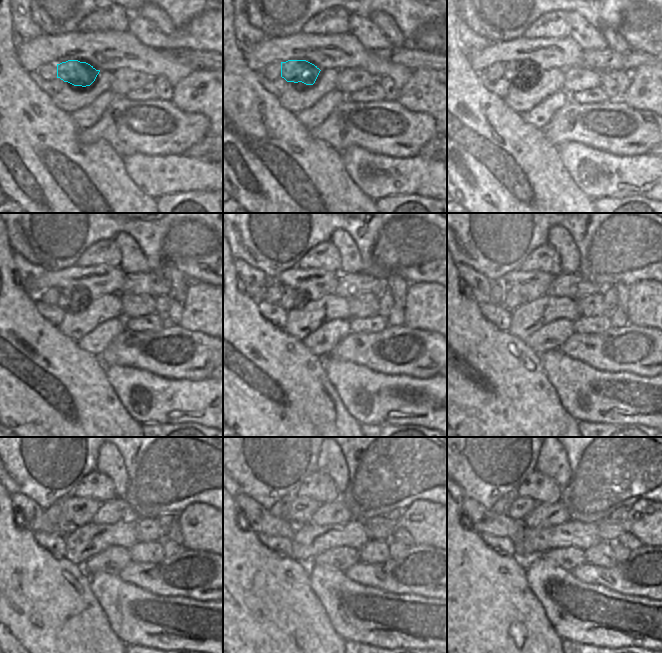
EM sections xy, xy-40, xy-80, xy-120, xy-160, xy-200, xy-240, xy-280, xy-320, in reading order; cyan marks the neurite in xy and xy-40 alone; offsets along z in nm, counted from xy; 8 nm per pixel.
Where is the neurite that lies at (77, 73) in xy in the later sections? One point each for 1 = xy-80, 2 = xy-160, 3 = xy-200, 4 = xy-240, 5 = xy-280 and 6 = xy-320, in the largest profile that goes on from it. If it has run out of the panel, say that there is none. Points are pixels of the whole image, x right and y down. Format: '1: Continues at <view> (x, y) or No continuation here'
1: Continues at xy-80 (519, 72)
2: Continues at xy-160 (290, 299)
3: Continues at xy-200 (511, 301)
4: Continues at xy-240 (63, 524)
5: Continues at xy-280 (285, 502)
6: Continues at xy-320 (505, 501)

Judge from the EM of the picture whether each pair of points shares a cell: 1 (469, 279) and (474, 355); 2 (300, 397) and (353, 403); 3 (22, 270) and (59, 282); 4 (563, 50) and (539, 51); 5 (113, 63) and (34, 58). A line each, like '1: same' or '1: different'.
1: different
2: different
3: different
4: same
5: same

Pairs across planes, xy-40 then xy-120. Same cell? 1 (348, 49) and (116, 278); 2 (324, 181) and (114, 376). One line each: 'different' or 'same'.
1: same
2: different

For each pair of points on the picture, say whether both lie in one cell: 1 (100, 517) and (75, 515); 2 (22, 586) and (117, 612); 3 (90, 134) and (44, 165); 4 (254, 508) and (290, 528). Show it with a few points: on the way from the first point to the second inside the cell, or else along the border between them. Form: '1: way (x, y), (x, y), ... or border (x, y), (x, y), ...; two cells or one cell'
1: border (102, 503), (90, 521); two cells
2: border (91, 587), (91, 592), (112, 629); two cells
3: border (76, 135), (82, 143), (104, 141); two cells
4: way (261, 518), (272, 526), (280, 526); one cell

